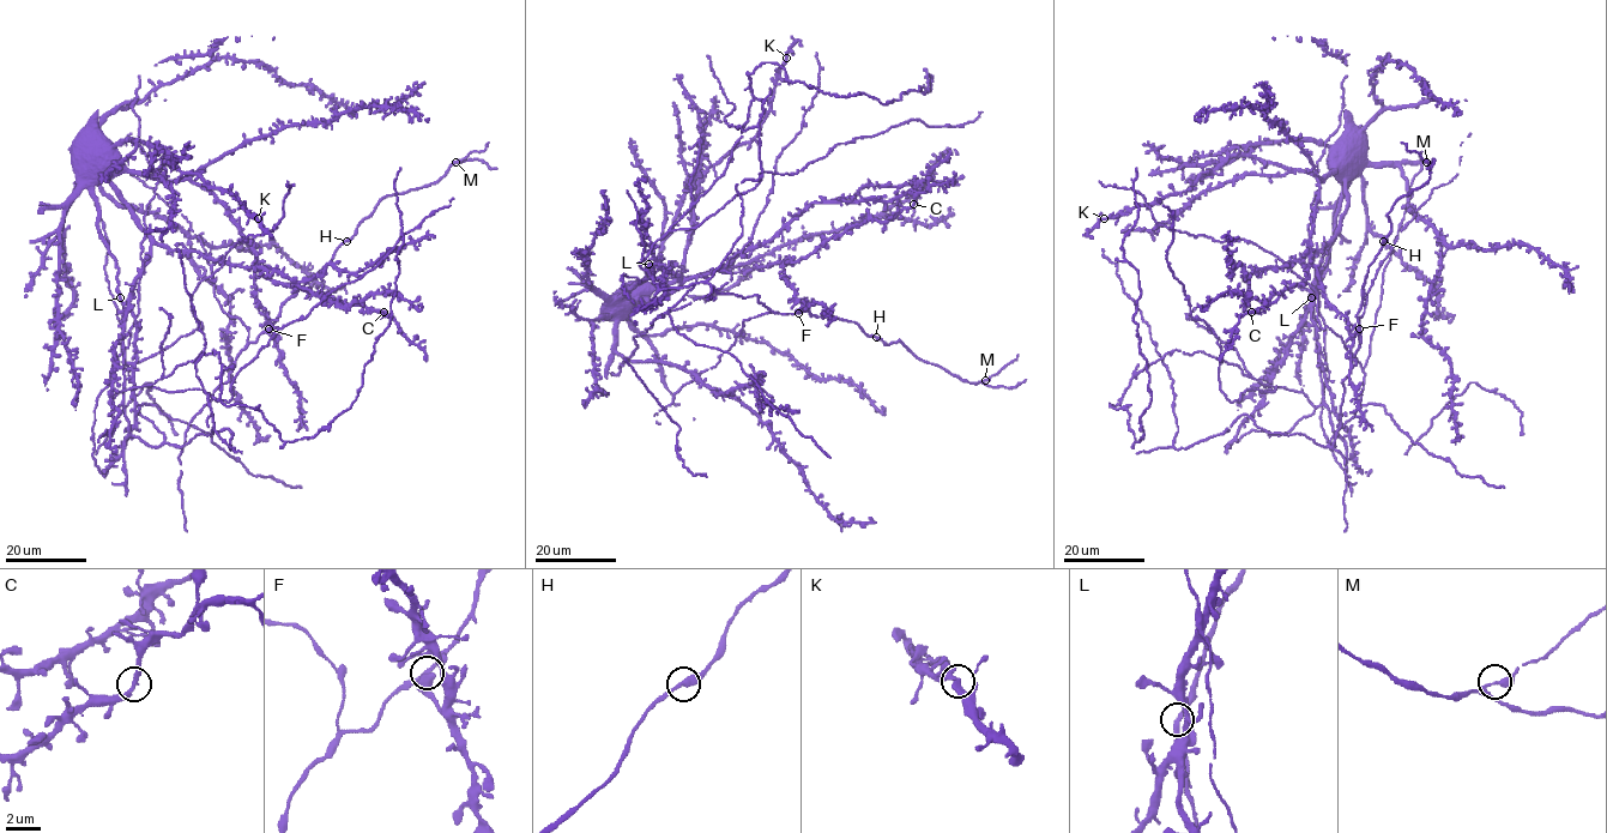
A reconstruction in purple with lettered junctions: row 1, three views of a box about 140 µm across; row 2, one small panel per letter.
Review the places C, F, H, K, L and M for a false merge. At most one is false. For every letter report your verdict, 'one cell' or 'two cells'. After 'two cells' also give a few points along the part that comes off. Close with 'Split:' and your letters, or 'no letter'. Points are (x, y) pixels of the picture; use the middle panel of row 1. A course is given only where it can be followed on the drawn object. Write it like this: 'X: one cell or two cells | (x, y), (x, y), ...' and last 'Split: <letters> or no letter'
C: one cell
F: one cell
H: one cell
K: one cell
L: one cell
M: one cell
Split: no letter

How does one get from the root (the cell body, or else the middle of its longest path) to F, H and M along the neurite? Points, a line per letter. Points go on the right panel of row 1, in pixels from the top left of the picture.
F: (1345, 156), (1349, 156), (1324, 180), (1317, 179), (1310, 254), (1323, 295), (1345, 318), (1353, 338), (1359, 329)
H: (1345, 156), (1349, 156), (1317, 179), (1310, 254), (1323, 295), (1345, 318), (1353, 338), (1363, 285), (1383, 241)
M: (1345, 156), (1317, 179), (1310, 254), (1353, 338), (1388, 215), (1429, 179), (1426, 162)

